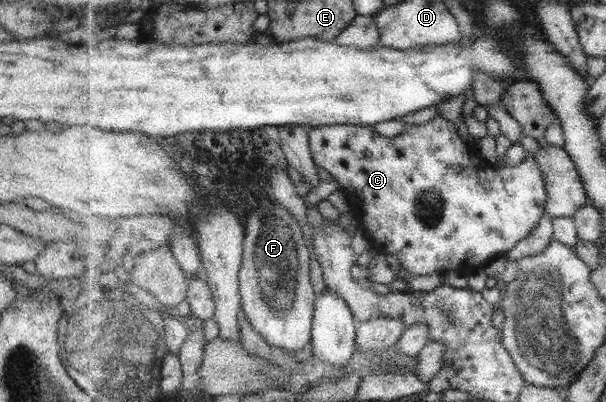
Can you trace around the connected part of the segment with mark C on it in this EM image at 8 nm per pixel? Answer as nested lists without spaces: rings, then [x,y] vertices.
[[[442,115],[434,117],[425,124],[410,125],[409,129],[403,135],[397,137],[387,137],[374,130],[372,126],[364,124],[351,125],[326,125],[313,127],[310,132],[311,147],[317,166],[325,168],[328,172],[340,182],[341,189],[345,194],[354,194],[354,202],[358,202],[358,214],[362,214],[360,220],[361,226],[365,226],[374,240],[386,248],[388,254],[394,255],[402,268],[411,274],[426,276],[426,274],[446,273],[448,270],[455,270],[464,275],[471,273],[474,269],[485,268],[499,256],[504,256],[514,247],[526,240],[540,224],[542,216],[547,212],[549,201],[549,189],[546,186],[545,173],[540,167],[540,162],[532,154],[528,153],[522,164],[518,166],[500,165],[495,166],[490,161],[481,156],[481,153],[470,146],[462,136],[459,126],[456,126],[452,120],[443,118]]]

